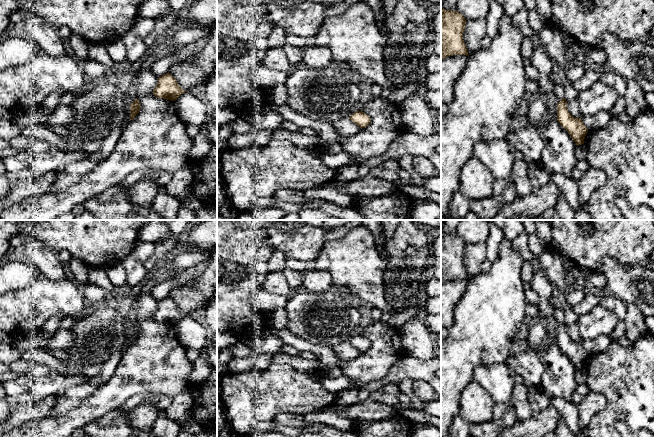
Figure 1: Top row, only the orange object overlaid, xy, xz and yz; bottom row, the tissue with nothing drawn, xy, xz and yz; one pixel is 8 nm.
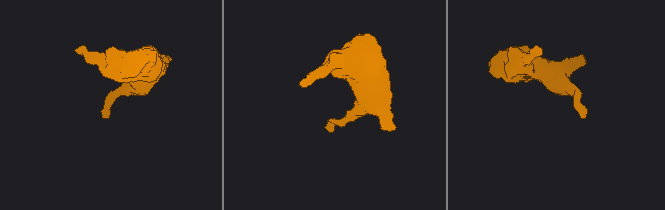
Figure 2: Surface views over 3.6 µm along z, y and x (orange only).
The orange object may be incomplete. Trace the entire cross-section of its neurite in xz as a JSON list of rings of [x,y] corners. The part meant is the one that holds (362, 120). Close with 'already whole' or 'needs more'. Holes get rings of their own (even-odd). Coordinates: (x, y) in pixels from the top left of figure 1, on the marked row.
[[[357,111],[351,114],[349,119],[354,122],[360,128],[366,128],[370,124],[370,117],[362,111]]]; already whole

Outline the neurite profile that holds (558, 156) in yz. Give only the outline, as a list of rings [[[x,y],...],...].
[[[557,120],[549,122],[541,136],[544,141],[541,165],[550,174],[571,177],[576,167],[575,142]]]

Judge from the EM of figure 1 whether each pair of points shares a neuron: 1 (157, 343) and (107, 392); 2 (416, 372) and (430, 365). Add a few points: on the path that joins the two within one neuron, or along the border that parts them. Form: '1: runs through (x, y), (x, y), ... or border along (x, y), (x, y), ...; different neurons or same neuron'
1: runs through (144, 356), (125, 375), (122, 375), (120, 379); same neuron
2: runs through (419, 370), (427, 368); same neuron

